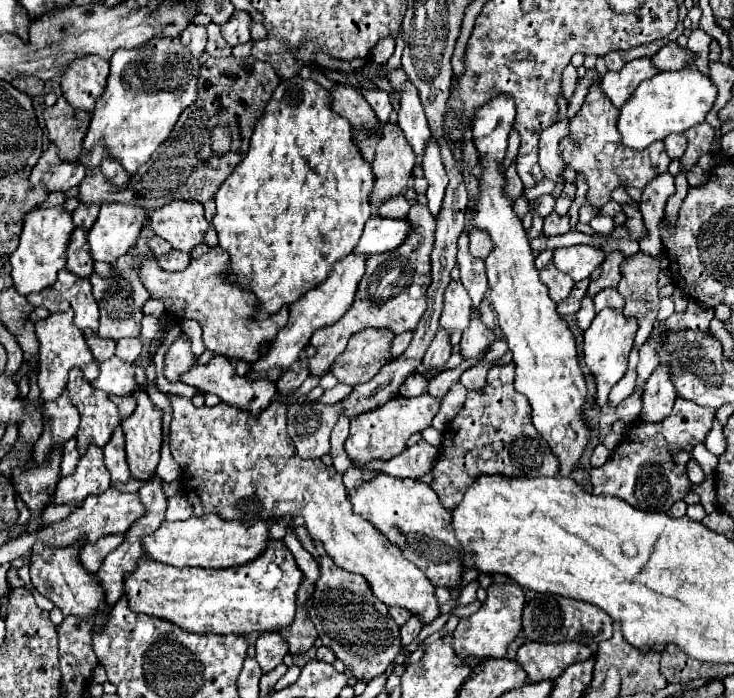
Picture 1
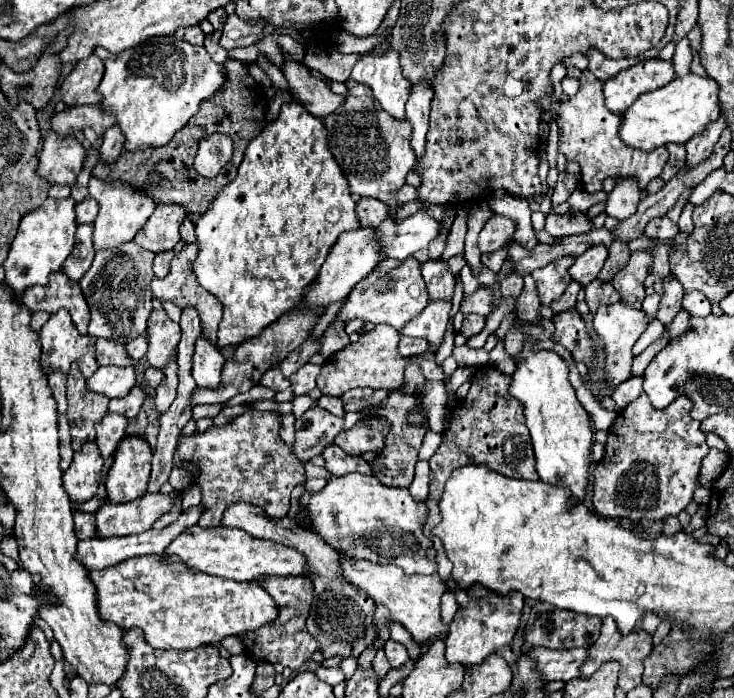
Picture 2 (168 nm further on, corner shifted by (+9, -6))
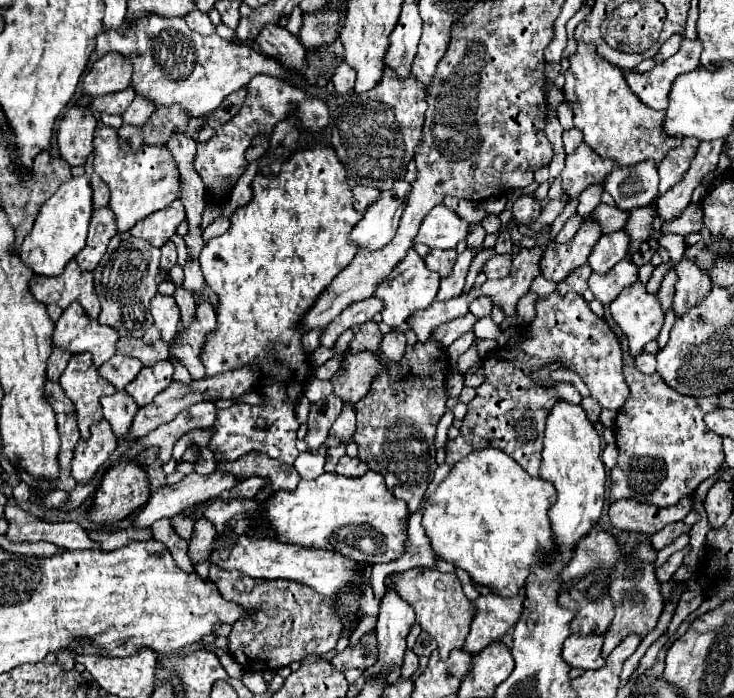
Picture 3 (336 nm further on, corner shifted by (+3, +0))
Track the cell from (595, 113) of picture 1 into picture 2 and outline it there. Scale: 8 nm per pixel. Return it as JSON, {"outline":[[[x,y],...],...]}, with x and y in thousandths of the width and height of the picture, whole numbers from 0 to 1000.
{"outline":[[[796,99],[790,110],[790,128],[782,139],[763,148],[760,156],[760,182],[763,182],[763,202],[760,202],[760,219],[766,219],[774,231],[785,231],[793,242],[793,265],[798,277],[815,277],[820,274],[820,259],[826,254],[847,254],[847,256],[866,256],[872,274],[880,274],[883,262],[894,256],[905,234],[910,228],[907,211],[899,211],[894,216],[861,216],[858,211],[850,211],[847,199],[842,196],[842,179],[845,165],[828,159],[823,153],[820,139],[820,116],[807,107],[807,102]]]}

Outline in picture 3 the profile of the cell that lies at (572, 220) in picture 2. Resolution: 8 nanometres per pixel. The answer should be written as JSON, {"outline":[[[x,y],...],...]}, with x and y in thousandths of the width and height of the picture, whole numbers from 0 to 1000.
{"outline":[[[817,291],[817,294],[812,297],[812,302],[807,305],[807,311],[815,311],[815,319],[820,322],[820,331],[823,331],[823,334],[837,334],[837,331],[842,331],[842,328],[850,328],[850,322],[853,322],[858,305],[842,299],[839,294]]]}

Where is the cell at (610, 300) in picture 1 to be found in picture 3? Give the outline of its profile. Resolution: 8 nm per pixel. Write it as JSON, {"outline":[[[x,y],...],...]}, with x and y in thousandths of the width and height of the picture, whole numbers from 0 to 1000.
{"outline":[[[850,371],[823,394],[807,391],[801,400],[801,408],[804,408],[807,420],[812,423],[812,428],[817,428],[823,434],[823,440],[828,440],[845,423],[845,417],[850,411],[864,408],[866,400],[869,400],[869,383],[861,374]]]}

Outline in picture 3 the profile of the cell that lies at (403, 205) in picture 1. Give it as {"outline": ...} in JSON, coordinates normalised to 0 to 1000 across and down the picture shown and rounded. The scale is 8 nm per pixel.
{"outline":[[[485,265],[482,271],[480,271],[480,279],[482,279],[482,299],[485,302],[490,302],[490,305],[496,305],[499,302],[499,297],[515,282],[515,271],[510,271],[510,268],[493,268],[493,265]]]}

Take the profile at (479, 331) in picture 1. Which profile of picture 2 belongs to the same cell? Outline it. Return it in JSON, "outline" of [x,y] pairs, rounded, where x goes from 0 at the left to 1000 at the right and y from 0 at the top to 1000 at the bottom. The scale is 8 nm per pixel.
{"outline":[[[640,448],[640,451],[635,451],[627,477],[629,477],[635,486],[640,486],[640,483],[651,480],[651,477],[659,471],[659,466],[662,466],[662,457],[659,457],[657,451],[646,451],[646,448]]]}

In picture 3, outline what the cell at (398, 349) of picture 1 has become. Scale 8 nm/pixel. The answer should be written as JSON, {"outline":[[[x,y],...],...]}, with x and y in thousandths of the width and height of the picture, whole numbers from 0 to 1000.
{"outline":[[[635,448],[629,454],[621,454],[621,457],[610,460],[610,463],[602,463],[599,468],[594,468],[594,474],[589,477],[589,483],[597,486],[605,497],[613,497],[627,480],[643,474],[643,468],[646,468],[649,460],[651,457],[643,448]]]}

